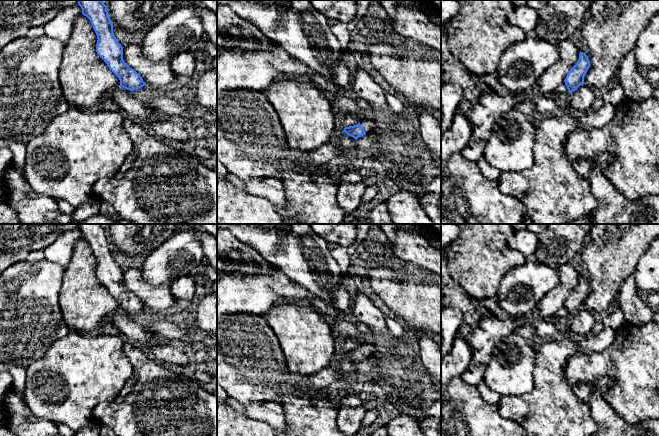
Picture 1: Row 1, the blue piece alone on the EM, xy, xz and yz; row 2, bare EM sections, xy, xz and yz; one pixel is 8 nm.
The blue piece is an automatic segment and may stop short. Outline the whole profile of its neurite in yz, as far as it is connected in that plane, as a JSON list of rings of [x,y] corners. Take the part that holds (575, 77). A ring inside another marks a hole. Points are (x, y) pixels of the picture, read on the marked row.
[[[580,51],[577,63],[568,72],[564,82],[570,92],[575,91],[579,86],[584,84],[584,77],[590,67],[588,56]]]

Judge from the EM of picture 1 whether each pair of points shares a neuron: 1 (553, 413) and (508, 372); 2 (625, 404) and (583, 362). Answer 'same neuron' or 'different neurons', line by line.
1: different neurons
2: same neuron

